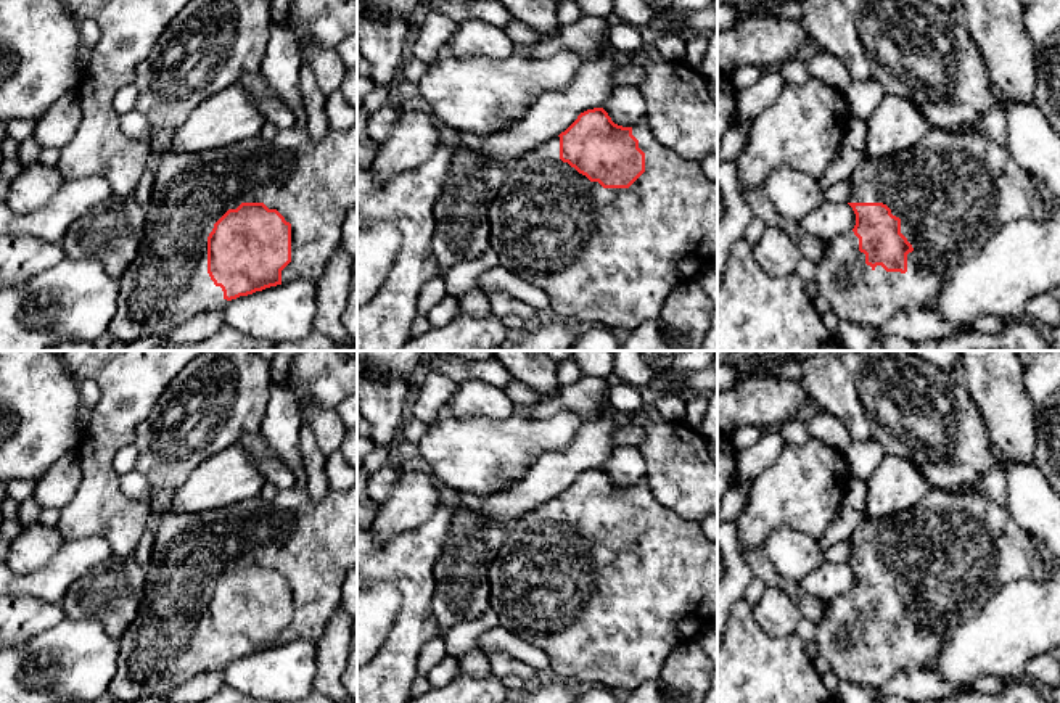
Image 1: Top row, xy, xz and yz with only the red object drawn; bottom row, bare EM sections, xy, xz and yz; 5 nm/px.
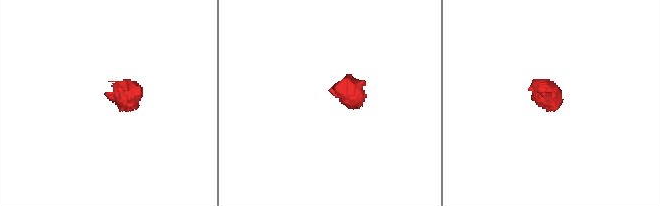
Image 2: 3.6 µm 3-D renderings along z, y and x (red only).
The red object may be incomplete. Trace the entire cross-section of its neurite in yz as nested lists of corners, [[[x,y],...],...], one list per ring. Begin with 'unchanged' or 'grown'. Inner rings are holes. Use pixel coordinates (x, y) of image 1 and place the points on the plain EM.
grown; [[[931,489],[904,512],[864,518],[849,536],[856,586],[827,600],[816,645],[838,680],[881,687],[901,671],[930,668],[951,631],[1012,581],[1041,581],[1050,561],[1007,510],[976,489]]]

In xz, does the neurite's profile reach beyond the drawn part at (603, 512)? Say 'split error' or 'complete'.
split error

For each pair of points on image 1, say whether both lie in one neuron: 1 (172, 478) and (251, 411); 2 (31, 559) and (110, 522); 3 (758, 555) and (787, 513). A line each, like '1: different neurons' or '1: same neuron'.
1: same neuron
2: different neurons
3: different neurons

